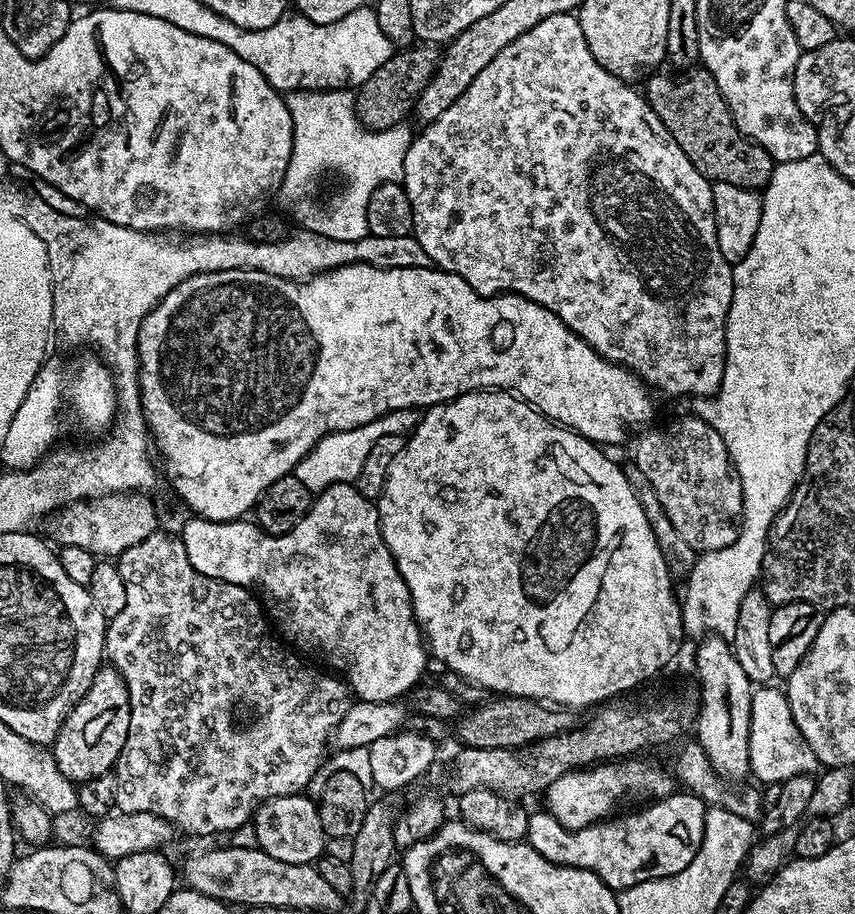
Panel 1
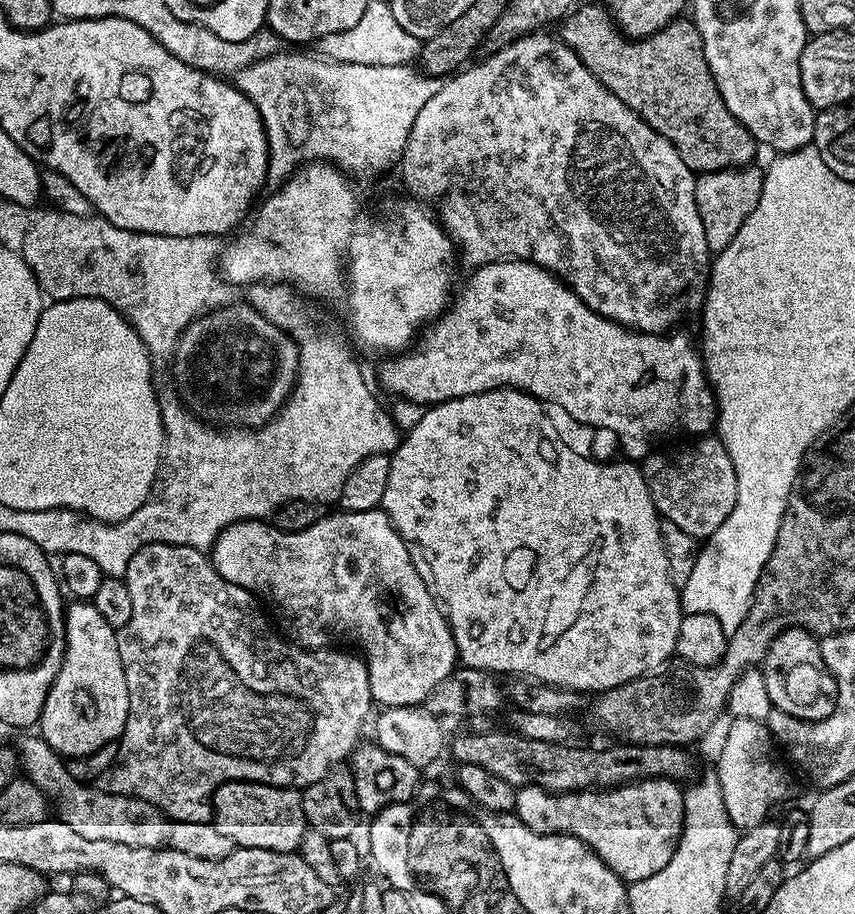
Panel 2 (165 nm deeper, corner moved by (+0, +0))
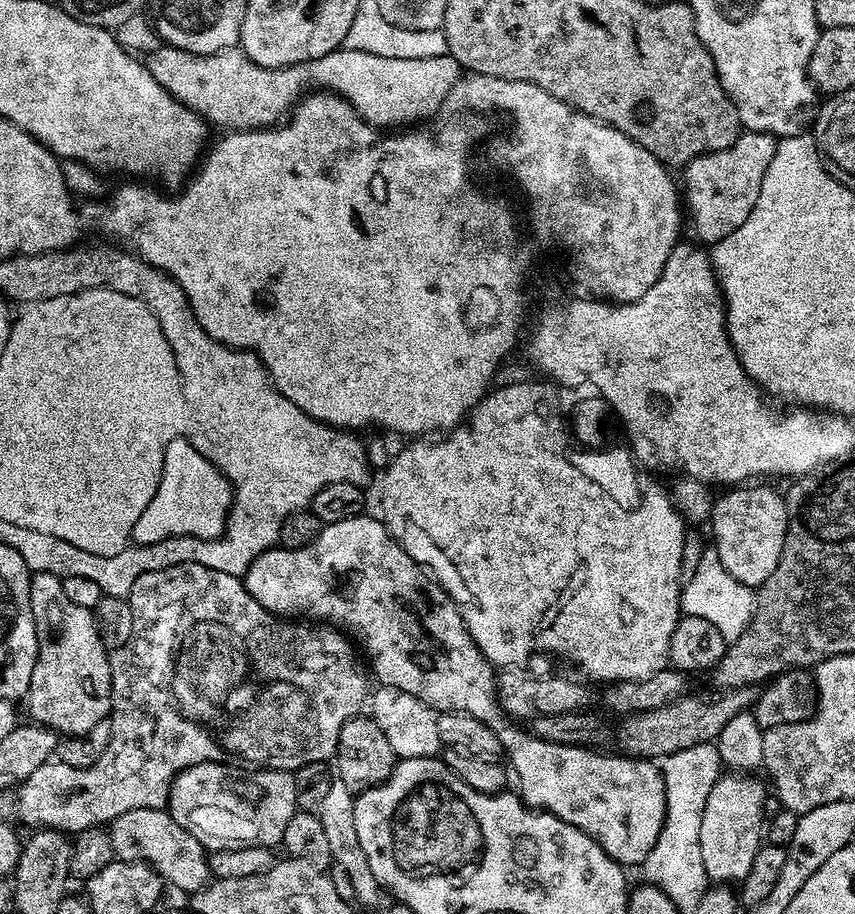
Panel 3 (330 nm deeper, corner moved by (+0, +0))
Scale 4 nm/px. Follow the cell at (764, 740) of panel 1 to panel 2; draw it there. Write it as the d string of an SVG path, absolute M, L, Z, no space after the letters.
M733 719L724 745L720 748L720 765L714 775L720 782L726 814L737 830L747 830L769 819L772 807L788 796L788 772L772 757L774 741L761 721Z

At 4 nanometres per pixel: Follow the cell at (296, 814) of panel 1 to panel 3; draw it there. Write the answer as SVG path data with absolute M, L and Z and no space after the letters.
M195 764L190 766L185 772L180 772L172 780L172 788L168 792L168 802L166 810L182 826L182 830L189 832L209 853L227 848L270 848L275 849L281 843L283 835L286 834L286 826L294 818L298 811L295 796L295 778L291 772L279 772L273 768L250 768L247 766L237 766L235 764Z

